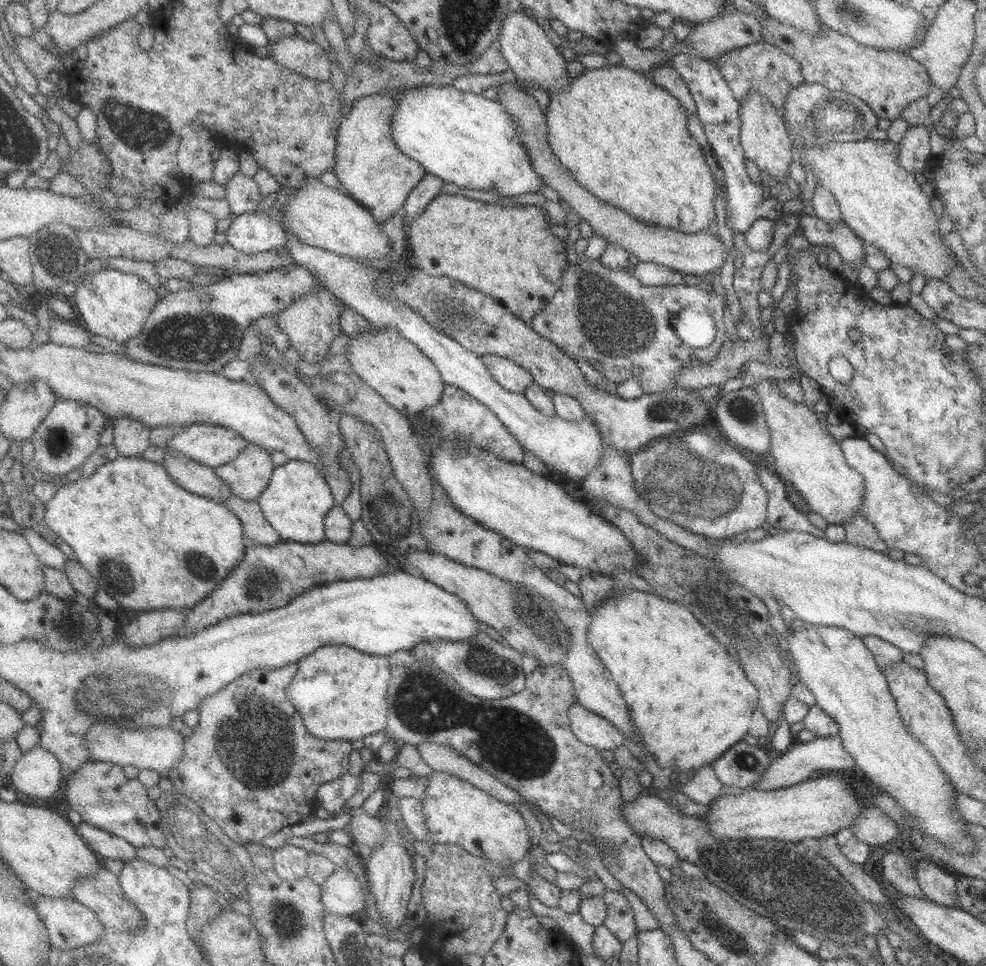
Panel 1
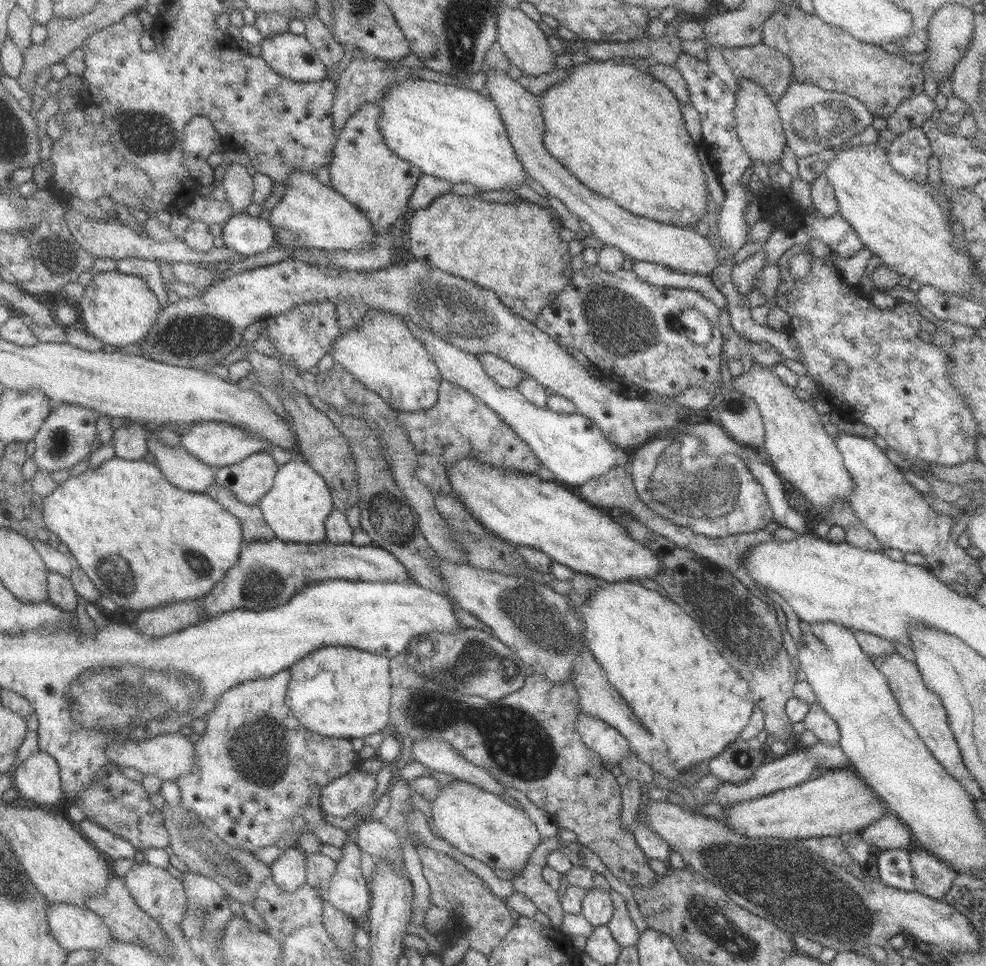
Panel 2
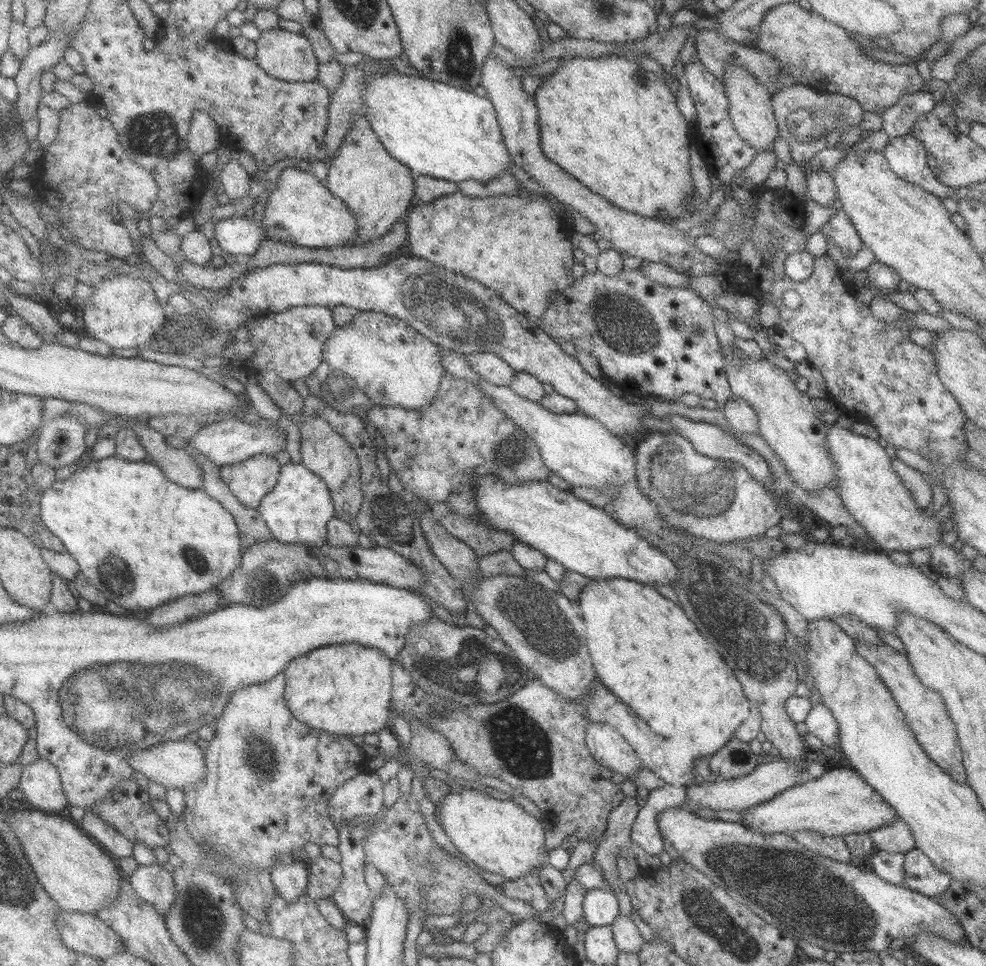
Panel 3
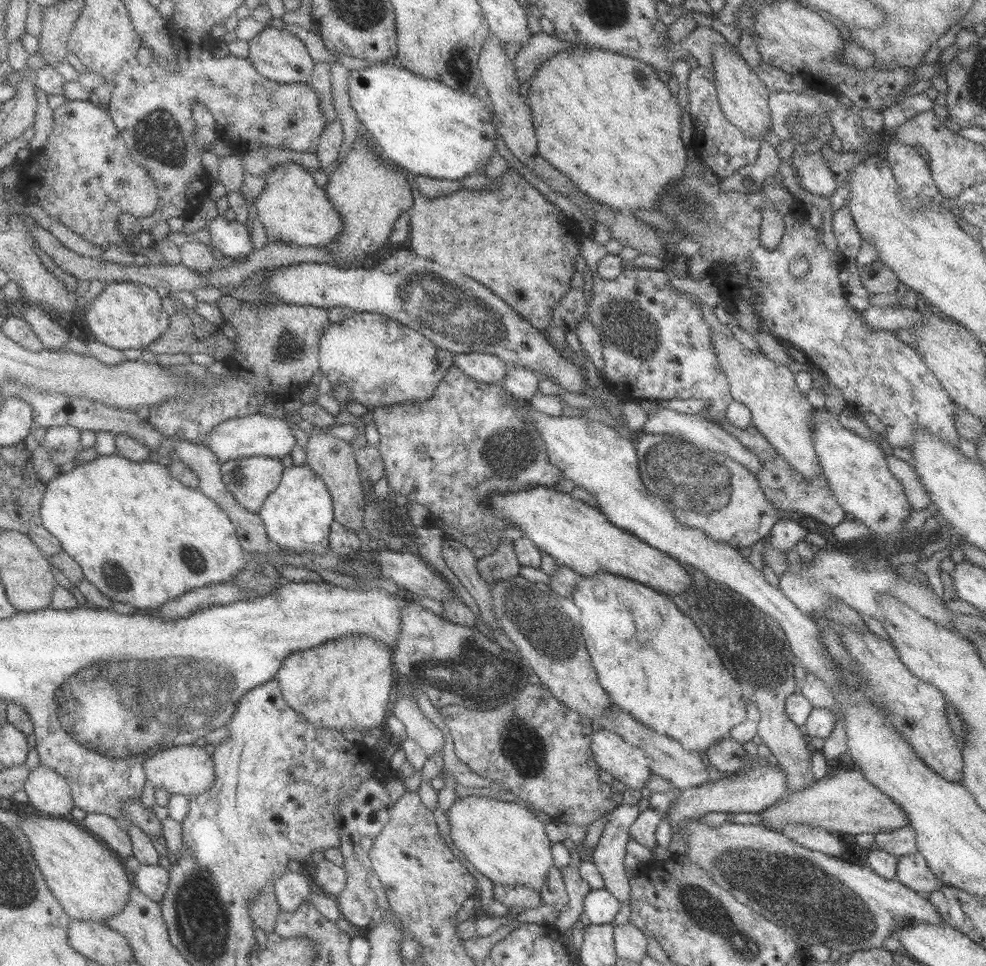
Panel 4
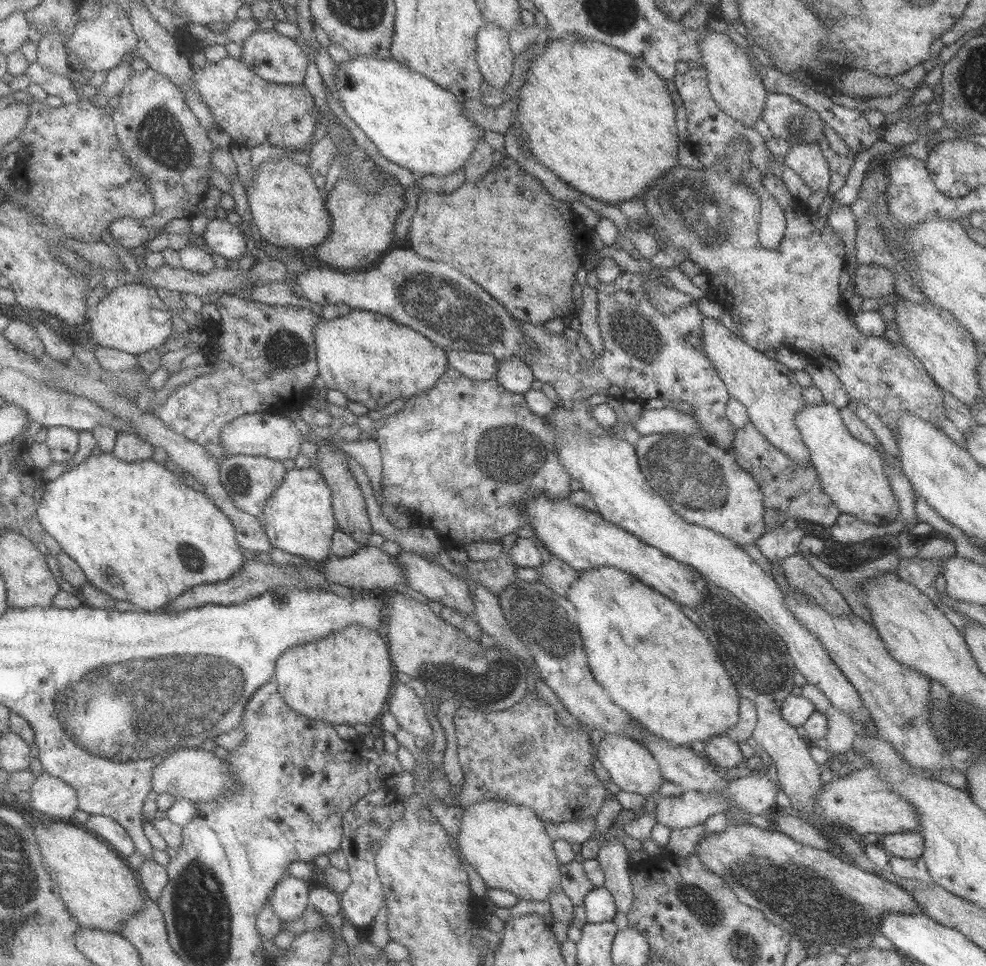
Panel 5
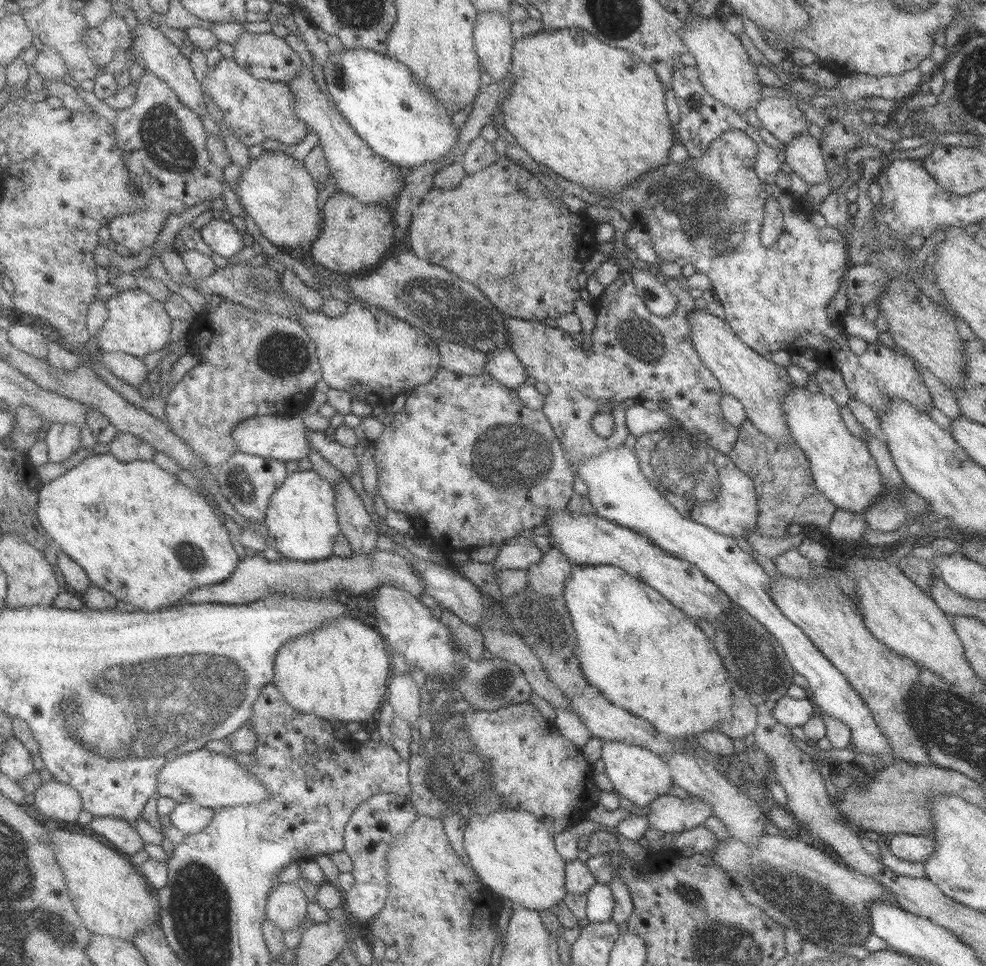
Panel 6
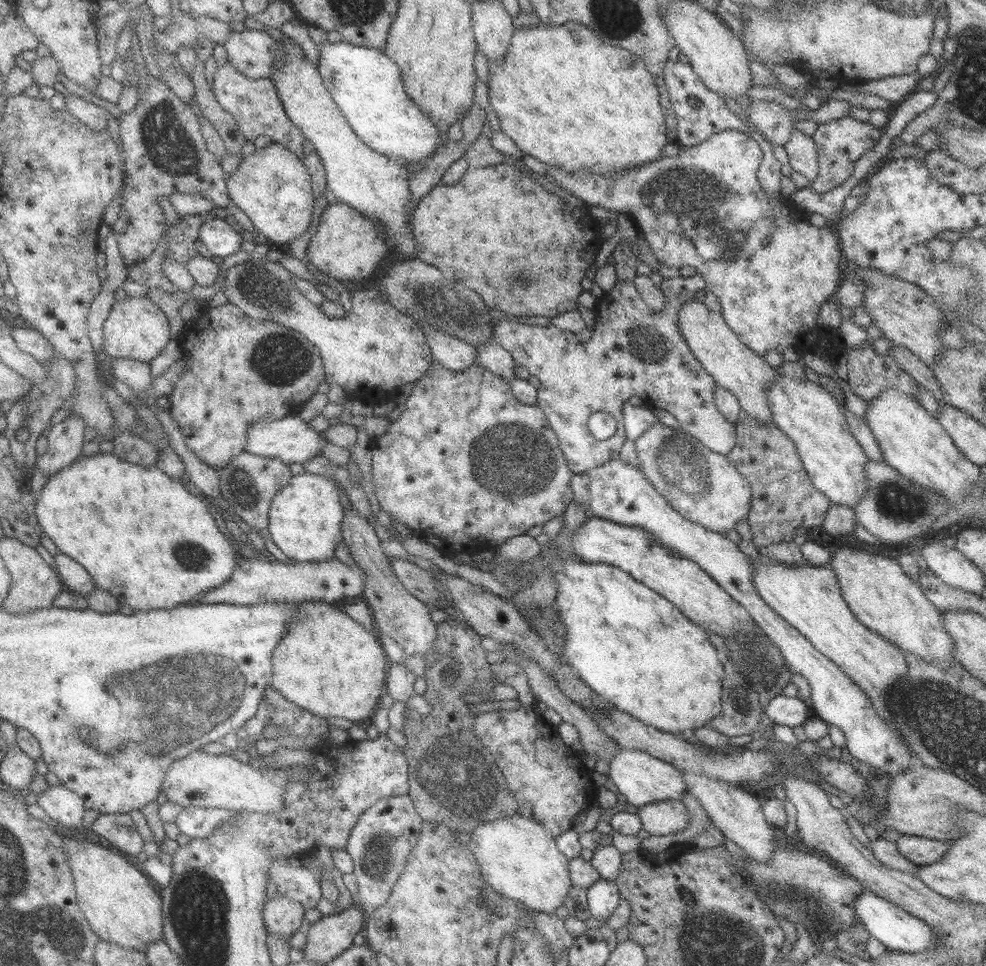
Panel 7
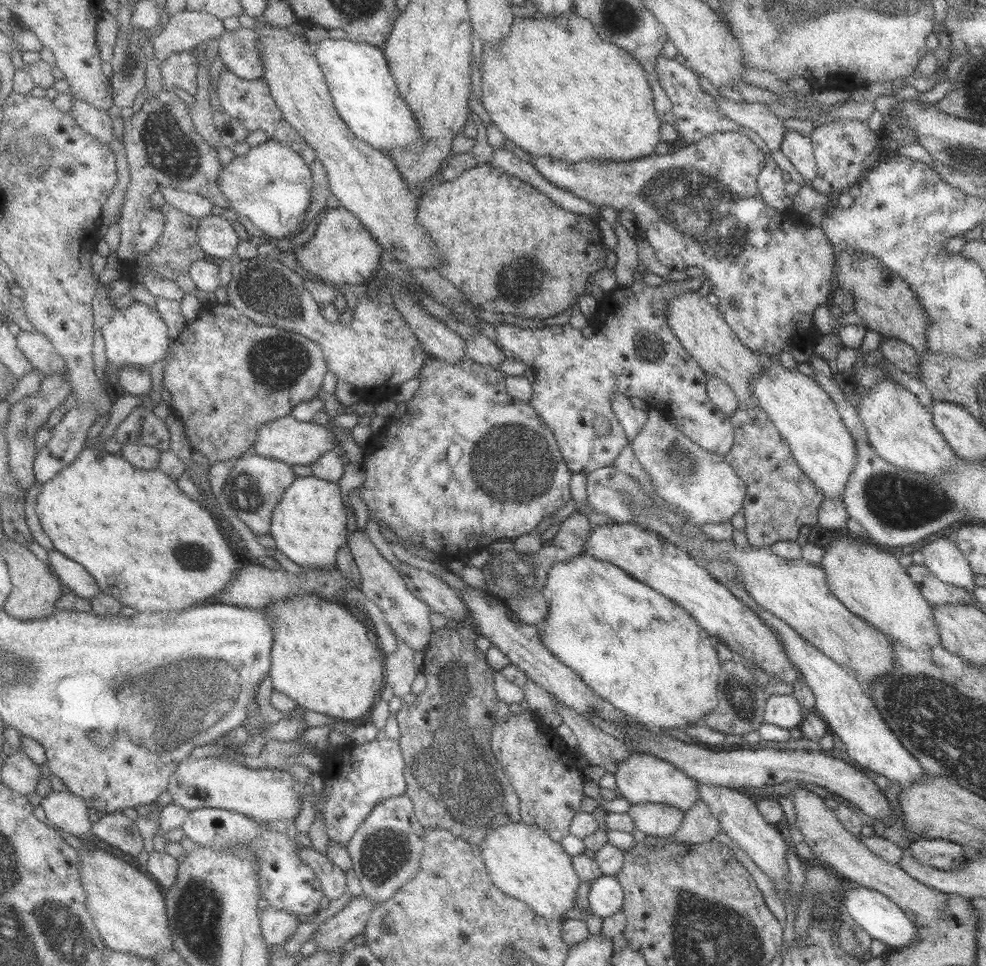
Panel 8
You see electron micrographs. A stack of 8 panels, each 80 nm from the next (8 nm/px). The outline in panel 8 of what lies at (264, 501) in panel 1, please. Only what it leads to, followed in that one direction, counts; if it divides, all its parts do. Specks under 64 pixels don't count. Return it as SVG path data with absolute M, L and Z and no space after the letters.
M313 475L298 478L276 506L271 535L277 540L277 548L303 568L335 568L337 554L346 544L346 534L346 508L342 492L334 482Z

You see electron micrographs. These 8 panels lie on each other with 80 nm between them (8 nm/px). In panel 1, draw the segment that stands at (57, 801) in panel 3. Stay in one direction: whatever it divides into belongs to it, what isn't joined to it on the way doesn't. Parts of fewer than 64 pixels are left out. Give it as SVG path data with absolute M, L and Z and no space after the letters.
M38 744L20 759L11 787L16 792L50 800L62 790L63 770L58 755Z

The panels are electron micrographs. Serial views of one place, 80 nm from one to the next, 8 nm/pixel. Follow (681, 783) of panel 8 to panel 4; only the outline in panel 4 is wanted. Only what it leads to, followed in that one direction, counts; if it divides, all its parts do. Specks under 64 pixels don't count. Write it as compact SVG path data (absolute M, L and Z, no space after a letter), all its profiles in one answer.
M600 729L592 733L591 747L599 768L630 790L642 790L653 776L648 755L613 731Z

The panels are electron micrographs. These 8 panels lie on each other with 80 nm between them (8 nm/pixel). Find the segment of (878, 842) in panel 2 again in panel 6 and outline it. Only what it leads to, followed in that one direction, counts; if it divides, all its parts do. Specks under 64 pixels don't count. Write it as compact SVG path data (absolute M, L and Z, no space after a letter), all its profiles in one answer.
M897 834L886 838L889 849L898 858L908 862L926 862L933 856L936 841L932 837L916 836L914 834Z

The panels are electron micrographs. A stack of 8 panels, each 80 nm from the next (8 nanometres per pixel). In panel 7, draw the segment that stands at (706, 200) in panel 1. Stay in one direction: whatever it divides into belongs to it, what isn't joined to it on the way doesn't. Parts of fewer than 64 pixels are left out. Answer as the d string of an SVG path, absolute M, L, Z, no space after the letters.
M568 21L562 26L530 26L530 28L515 28L510 48L505 57L500 61L489 61L488 99L492 110L496 113L496 118L501 129L510 136L522 152L550 166L557 166L566 169L567 173L576 173L580 169L588 169L591 173L598 173L603 177L613 175L618 171L627 171L647 162L652 162L662 156L662 148L672 141L672 135L666 129L664 109L660 105L660 93L654 84L653 76L646 68L646 63L639 56L632 52L608 44L602 43L596 34L588 27L579 22Z

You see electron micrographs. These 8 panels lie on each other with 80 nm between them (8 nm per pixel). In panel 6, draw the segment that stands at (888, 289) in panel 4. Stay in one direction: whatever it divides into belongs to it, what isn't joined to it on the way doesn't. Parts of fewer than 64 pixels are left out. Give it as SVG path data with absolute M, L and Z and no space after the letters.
M872 264L850 266L844 277L844 289L848 304L866 305L874 301L877 296L887 289L887 284L892 277Z

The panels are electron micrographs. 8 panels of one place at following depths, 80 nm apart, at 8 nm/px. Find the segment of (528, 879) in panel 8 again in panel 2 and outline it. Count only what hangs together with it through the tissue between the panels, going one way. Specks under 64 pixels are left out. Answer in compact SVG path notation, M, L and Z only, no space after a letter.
M460 779L447 785L443 783L436 800L430 803L435 827L442 839L490 868L514 870L518 874L541 843L540 832L523 808L515 808L497 794Z

